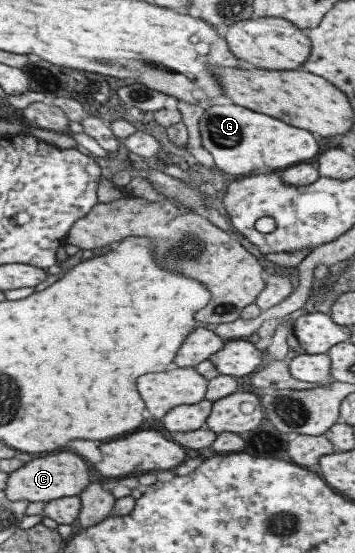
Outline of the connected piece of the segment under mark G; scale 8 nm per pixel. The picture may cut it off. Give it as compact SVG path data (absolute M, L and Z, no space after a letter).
M238 104L208 106L198 119L198 131L201 146L212 156L213 167L227 175L242 175L254 170L276 171L307 161L318 153L312 133Z

